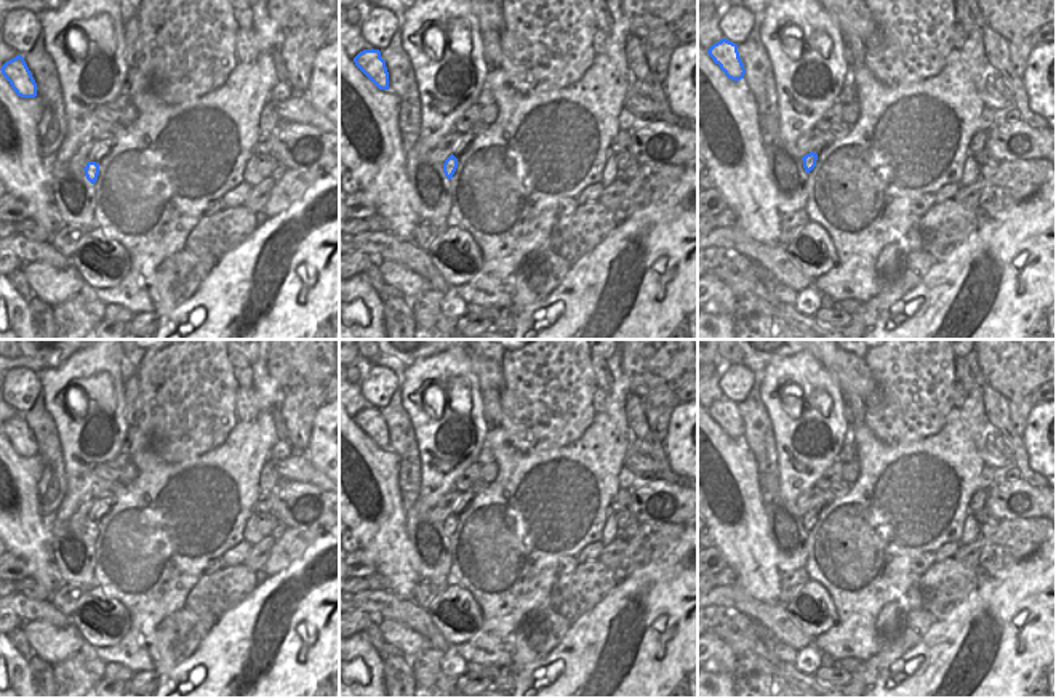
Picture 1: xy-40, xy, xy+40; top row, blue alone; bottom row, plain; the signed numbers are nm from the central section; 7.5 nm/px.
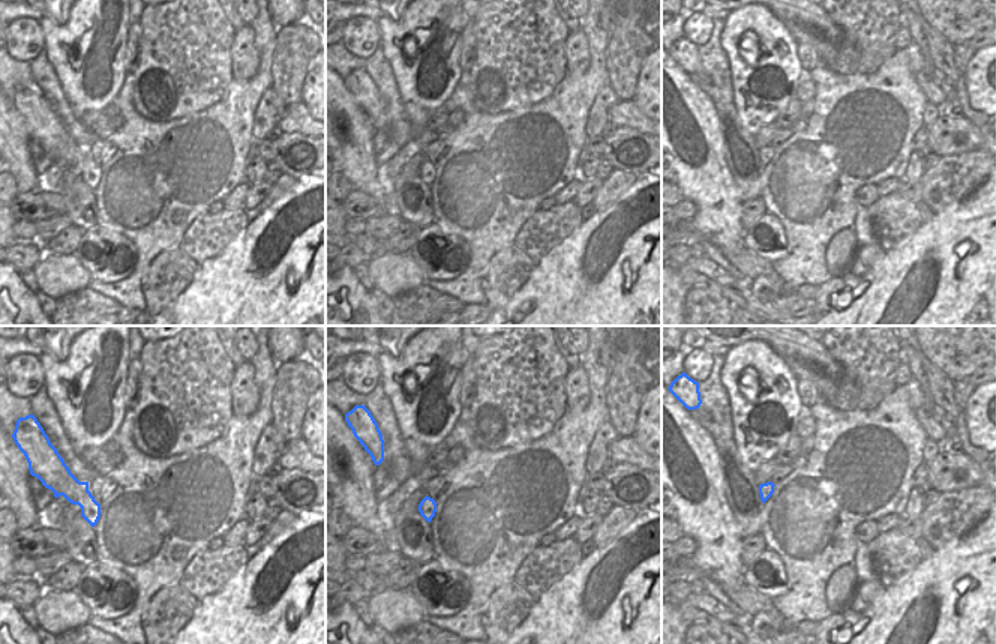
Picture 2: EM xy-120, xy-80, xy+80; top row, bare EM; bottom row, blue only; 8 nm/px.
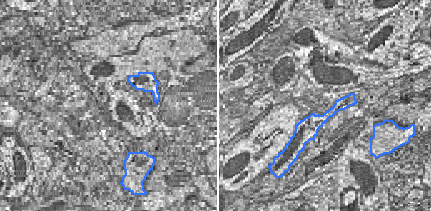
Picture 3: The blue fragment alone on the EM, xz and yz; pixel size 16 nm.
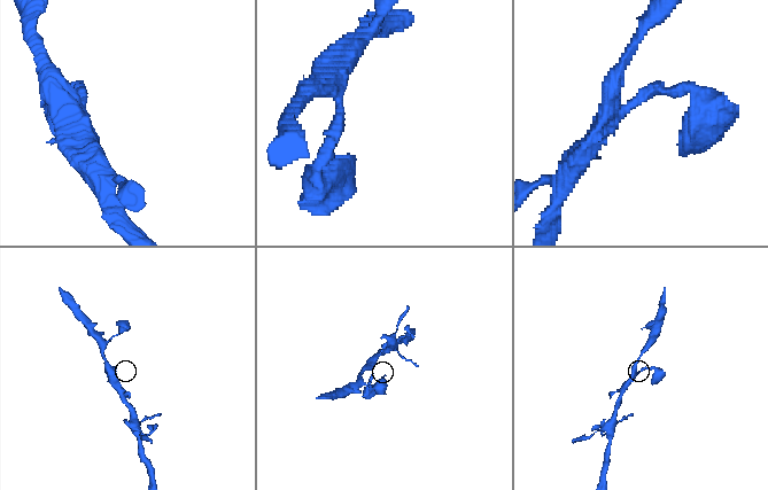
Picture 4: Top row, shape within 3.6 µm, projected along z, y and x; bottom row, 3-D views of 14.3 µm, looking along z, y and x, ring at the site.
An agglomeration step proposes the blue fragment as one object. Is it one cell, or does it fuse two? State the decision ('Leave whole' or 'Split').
Leave whole

